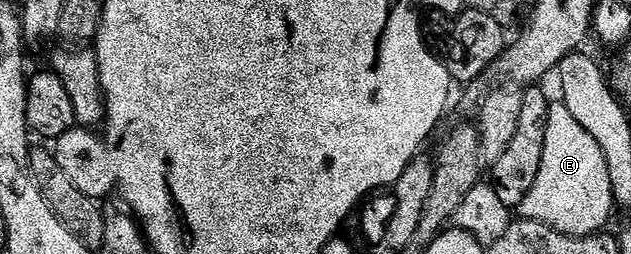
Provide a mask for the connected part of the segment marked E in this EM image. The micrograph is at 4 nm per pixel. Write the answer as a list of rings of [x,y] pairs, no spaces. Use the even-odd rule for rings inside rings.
[[[563,101],[549,102],[546,141],[538,181],[534,181],[534,189],[526,193],[518,211],[523,218],[544,223],[563,235],[583,236],[603,232],[614,212],[606,157],[602,157],[598,141],[594,141],[594,137],[590,137],[590,133],[586,133],[578,121],[574,121],[574,113],[566,109]]]

